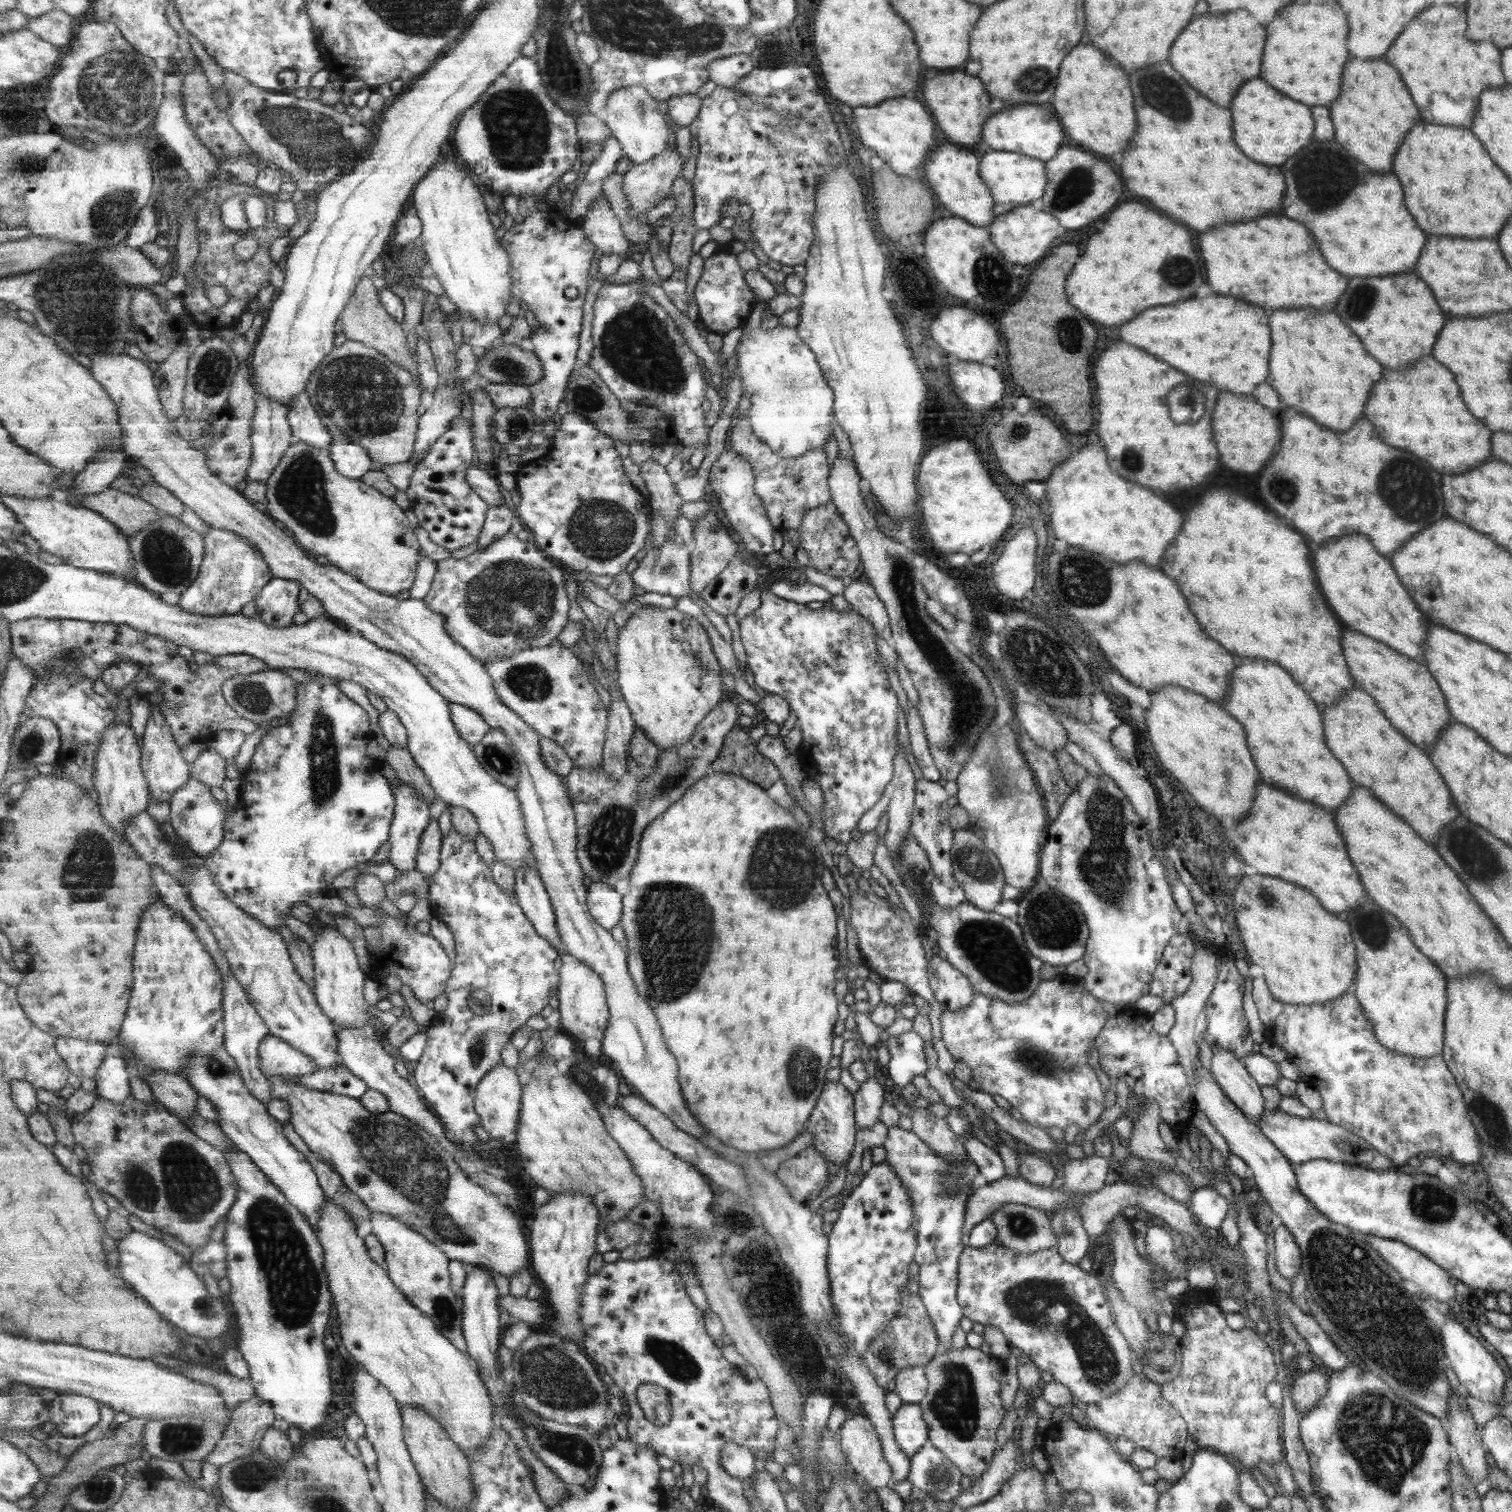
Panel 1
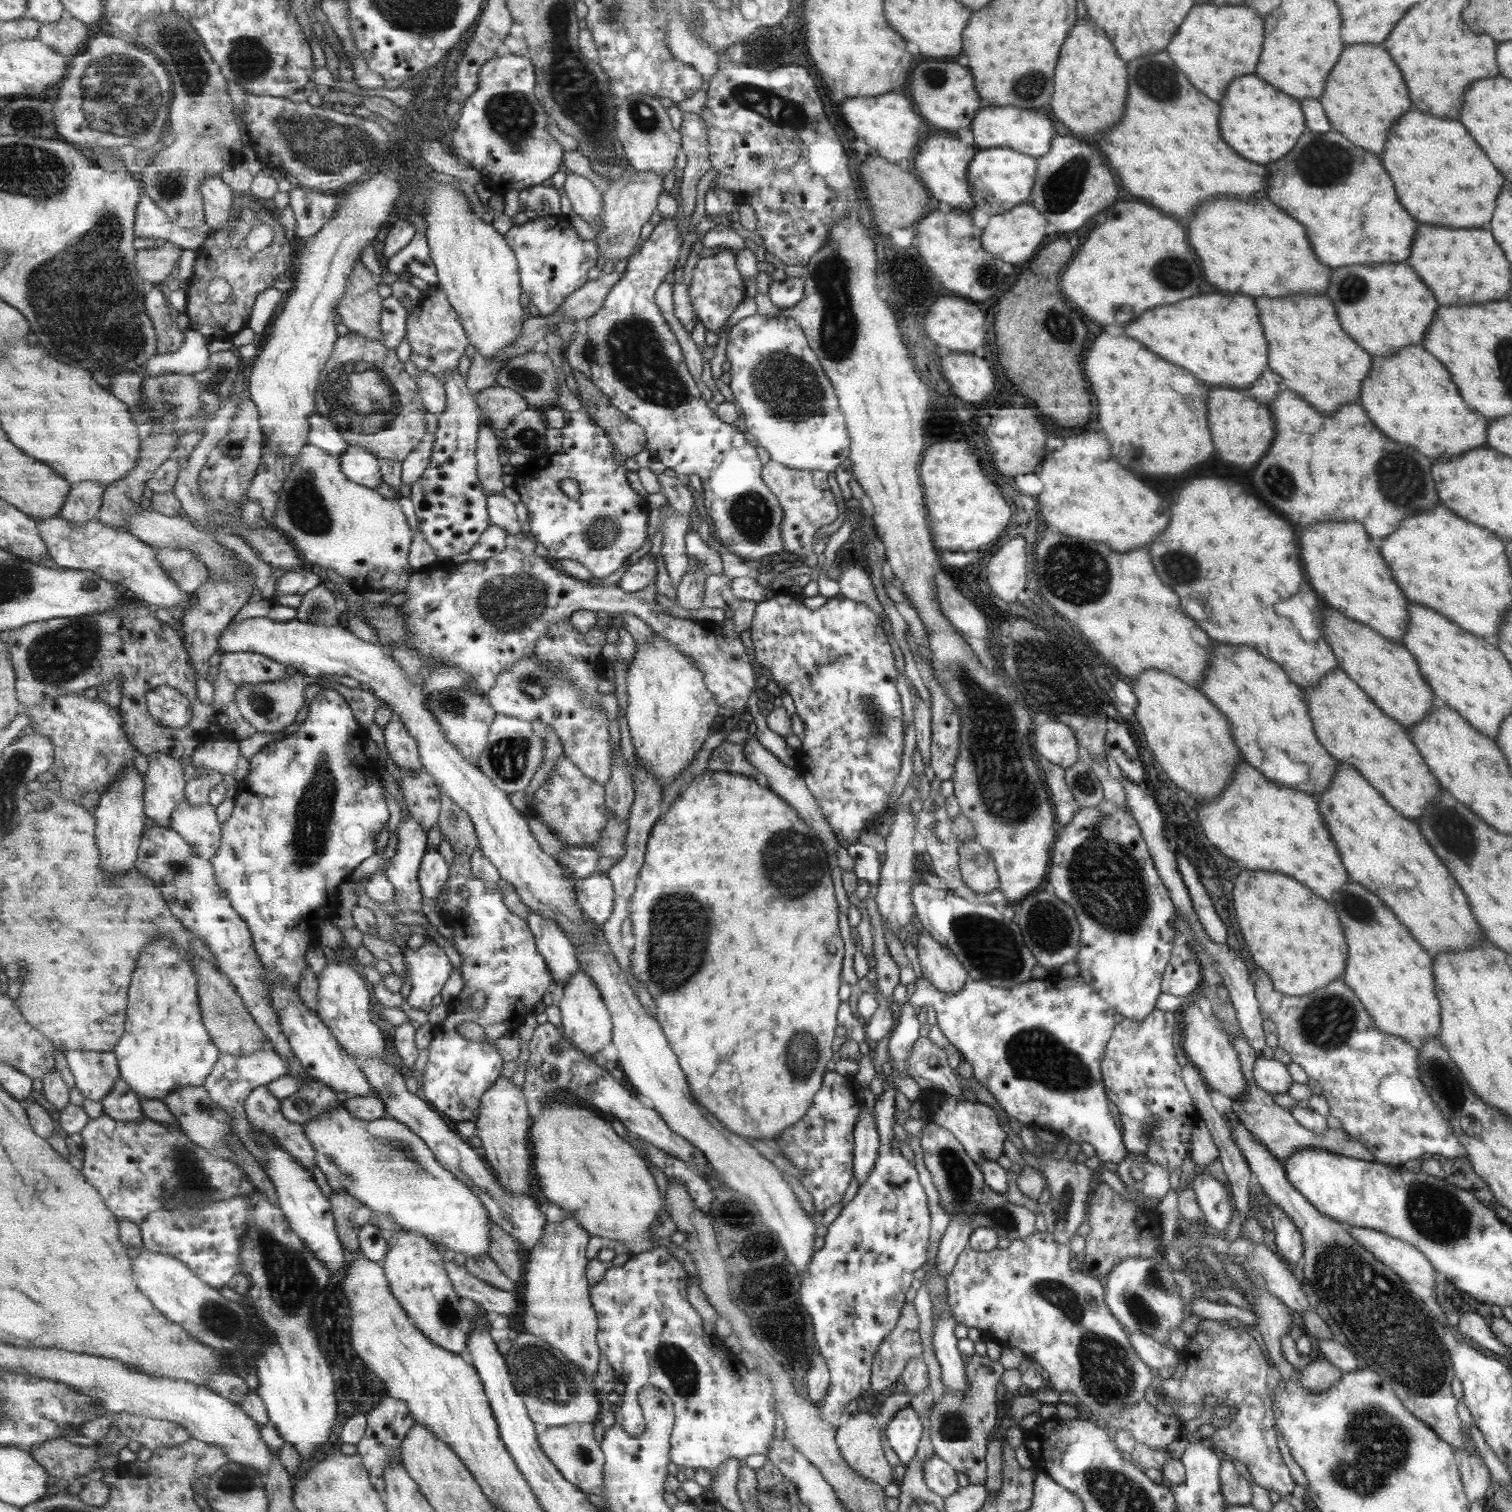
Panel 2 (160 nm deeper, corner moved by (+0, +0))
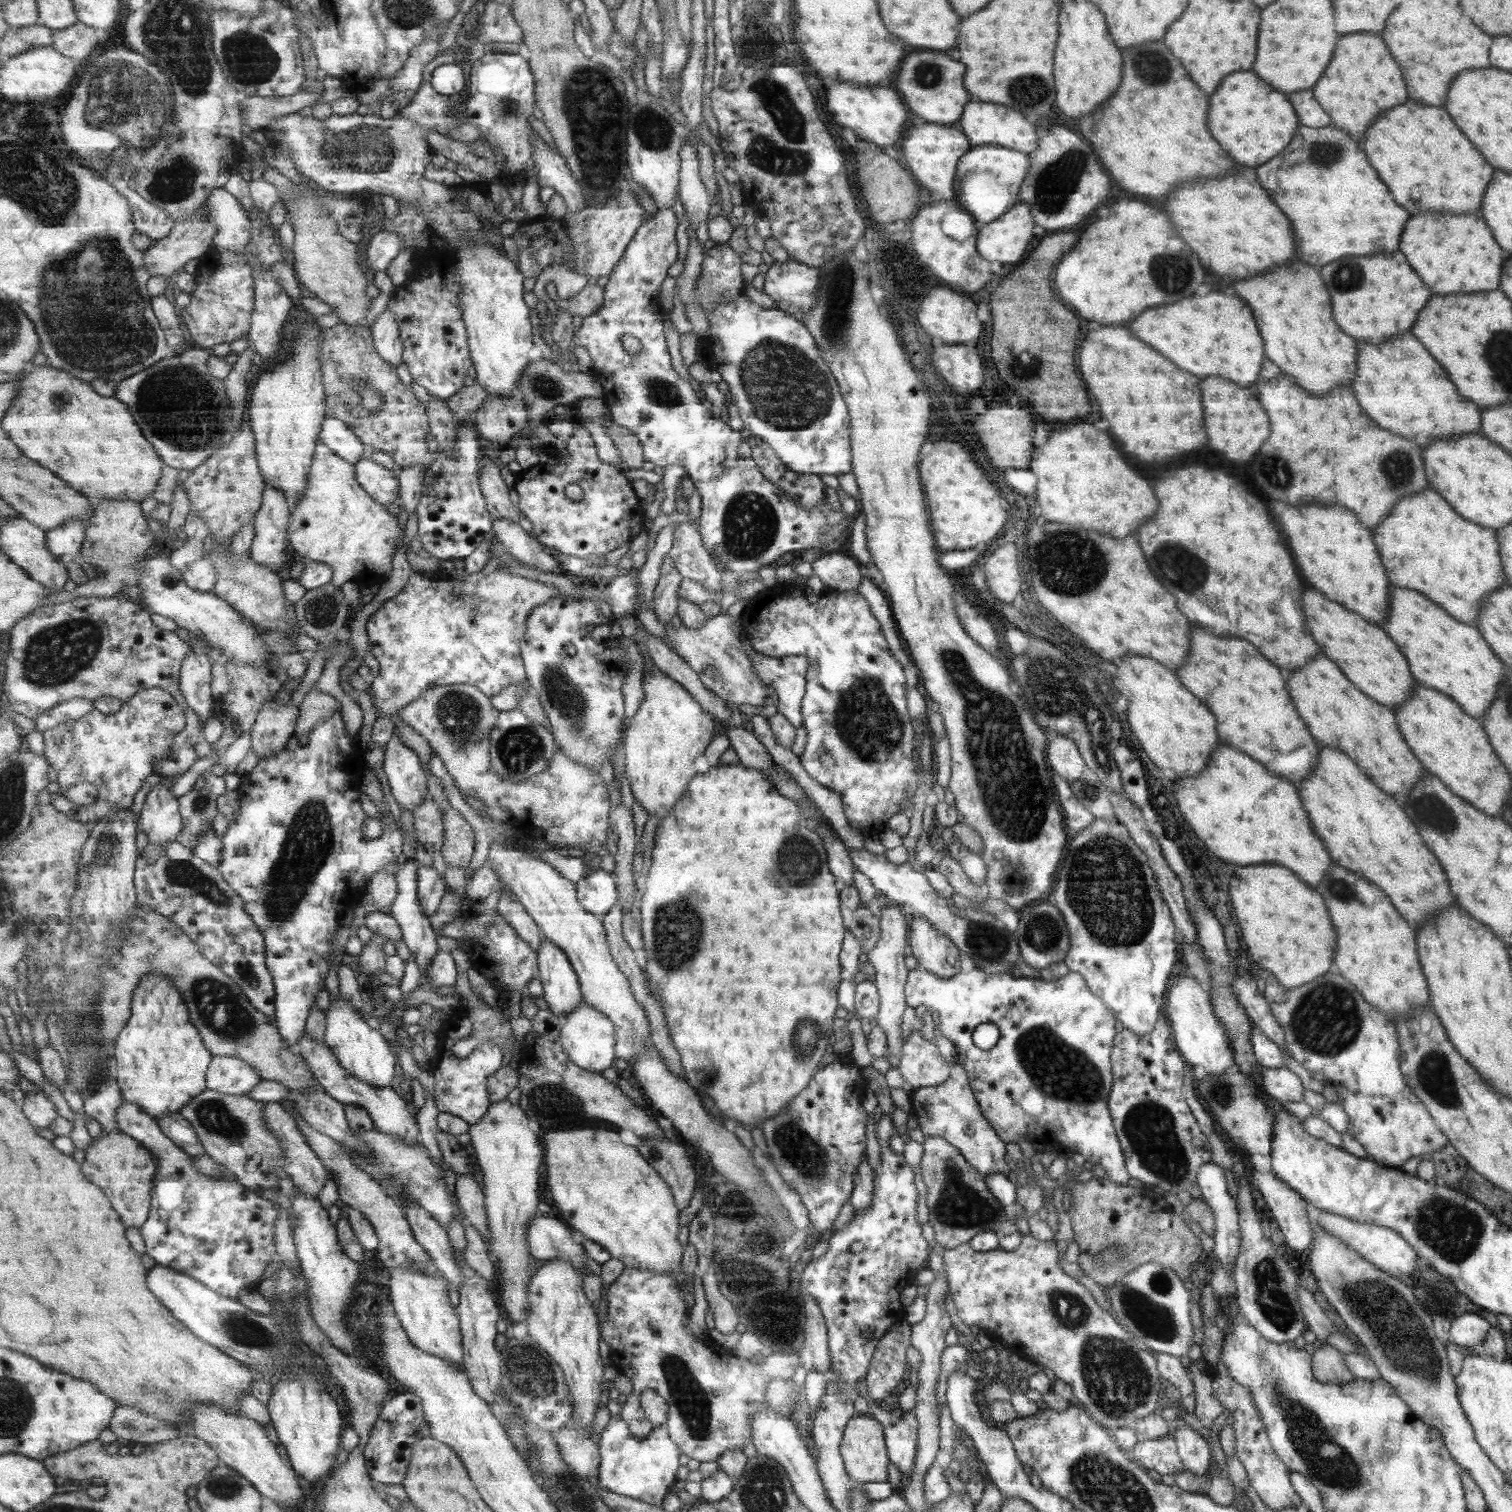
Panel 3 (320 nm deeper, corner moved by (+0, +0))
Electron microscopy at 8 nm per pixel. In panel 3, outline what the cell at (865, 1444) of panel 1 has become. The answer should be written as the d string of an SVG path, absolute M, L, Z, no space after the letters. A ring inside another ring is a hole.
M856 1415L849 1420L849 1428L845 1428L845 1440L840 1441L840 1454L844 1460L844 1469L848 1473L849 1478L855 1484L865 1484L865 1482L887 1482L887 1464L888 1454L884 1446L884 1427L879 1421L875 1421L871 1417Z

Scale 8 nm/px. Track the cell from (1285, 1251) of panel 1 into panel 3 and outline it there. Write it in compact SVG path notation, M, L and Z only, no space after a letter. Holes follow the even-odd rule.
M1251 1168L1251 1183L1263 1197L1265 1208L1273 1216L1273 1222L1283 1234L1284 1242L1293 1250L1309 1246L1313 1232L1307 1203L1291 1187L1278 1180L1270 1172Z

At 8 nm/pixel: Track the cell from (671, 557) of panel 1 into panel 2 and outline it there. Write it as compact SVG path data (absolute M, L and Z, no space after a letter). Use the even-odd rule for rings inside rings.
M650 553L639 555L620 578L618 585L627 593L639 593L657 576L655 559Z

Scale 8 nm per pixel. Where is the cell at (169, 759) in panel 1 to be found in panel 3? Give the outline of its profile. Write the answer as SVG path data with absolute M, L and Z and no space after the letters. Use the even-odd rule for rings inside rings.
M156 784L147 794L140 813L140 827L150 844L169 846L179 840L184 830L184 817L180 811L179 797L175 797L171 786Z

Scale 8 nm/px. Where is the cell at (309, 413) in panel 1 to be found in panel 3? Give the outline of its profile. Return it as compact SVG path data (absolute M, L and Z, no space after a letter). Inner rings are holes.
M326 418L320 442L327 444L337 456L354 465L368 454L368 449L359 436L355 436L355 432L339 418Z

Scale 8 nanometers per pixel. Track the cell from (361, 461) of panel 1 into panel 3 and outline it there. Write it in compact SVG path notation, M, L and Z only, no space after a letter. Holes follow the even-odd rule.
M367 454L355 464L357 481L363 489L379 504L389 506L401 497L398 471L375 464Z

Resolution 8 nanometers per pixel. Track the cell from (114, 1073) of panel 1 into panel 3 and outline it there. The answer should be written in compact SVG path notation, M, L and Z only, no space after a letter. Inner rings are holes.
M124 1100L124 1105L118 1110L117 1120L122 1128L122 1132L132 1136L135 1140L139 1140L140 1144L143 1144L145 1148L149 1149L149 1152L153 1153L153 1156L156 1156L157 1169L160 1170L155 1179L155 1188L152 1190L152 1211L150 1212L150 1217L140 1228L146 1240L148 1256L155 1260L156 1265L165 1265L169 1268L176 1269L177 1272L185 1273L187 1276L200 1280L205 1286L219 1292L221 1296L232 1297L233 1300L238 1300L237 1298L239 1298L241 1290L258 1290L258 1285L256 1284L263 1278L263 1274L265 1274L265 1270L269 1268L269 1264L279 1260L276 1245L276 1229L277 1221L280 1217L280 1210L277 1208L277 1204L261 1196L260 1192L247 1188L235 1178L216 1179L213 1178L213 1176L205 1176L205 1174L197 1172L194 1165L194 1158L188 1152L185 1152L180 1145L176 1145L173 1140L162 1131L161 1125L157 1119L153 1118L148 1112L142 1110L136 1104L131 1104Z

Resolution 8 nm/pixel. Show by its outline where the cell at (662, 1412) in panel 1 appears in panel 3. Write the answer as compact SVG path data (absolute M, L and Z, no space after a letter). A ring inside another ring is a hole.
M649 1390L642 1394L641 1404L654 1426L651 1434L647 1439L637 1438L632 1434L627 1421L619 1417L611 1419L599 1441L602 1455L600 1484L623 1497L642 1500L662 1508L661 1504L670 1492L669 1486L673 1486L677 1480L682 1452L670 1436L670 1409L667 1401L656 1391Z

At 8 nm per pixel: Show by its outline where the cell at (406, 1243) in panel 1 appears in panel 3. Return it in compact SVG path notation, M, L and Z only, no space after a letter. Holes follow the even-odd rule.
M393 1268L390 1270L389 1295L396 1308L397 1318L408 1332L412 1344L423 1352L432 1353L443 1360L464 1364L464 1338L460 1327L460 1316L451 1306L449 1282L432 1273L416 1272L416 1268Z

